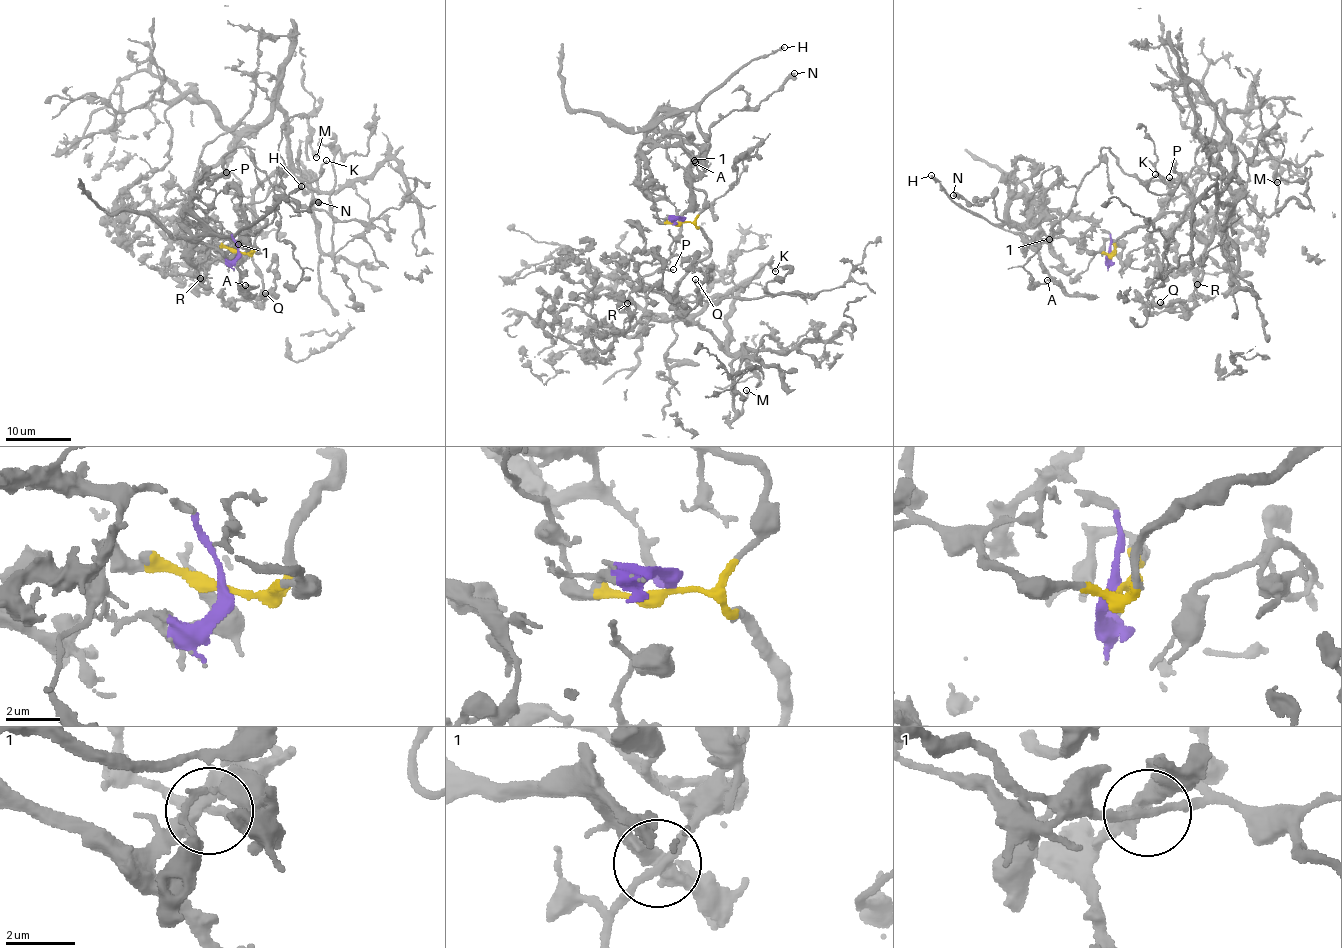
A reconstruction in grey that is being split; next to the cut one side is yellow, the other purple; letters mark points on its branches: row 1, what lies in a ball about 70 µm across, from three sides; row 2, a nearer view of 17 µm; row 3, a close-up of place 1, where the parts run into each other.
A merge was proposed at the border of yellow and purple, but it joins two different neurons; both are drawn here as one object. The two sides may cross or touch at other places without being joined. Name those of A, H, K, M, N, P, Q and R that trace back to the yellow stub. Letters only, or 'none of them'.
K, M, N, P, Q, R

